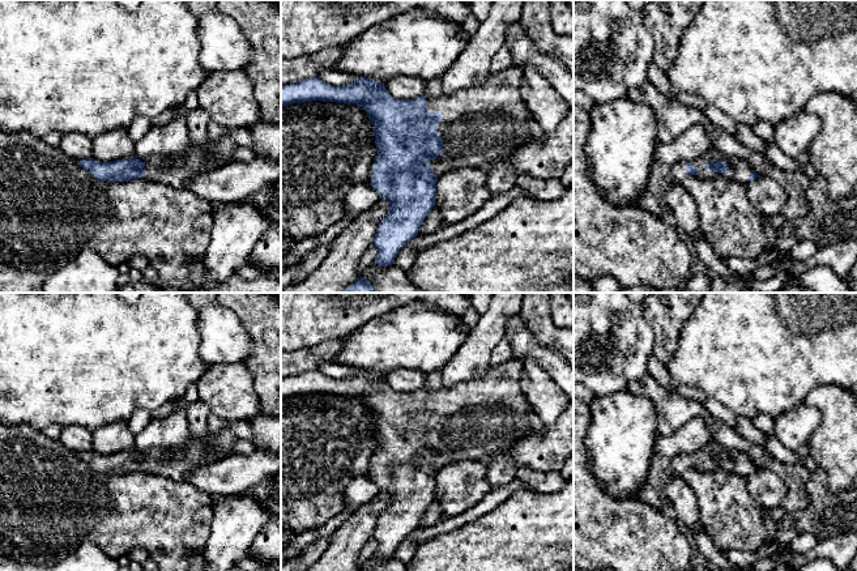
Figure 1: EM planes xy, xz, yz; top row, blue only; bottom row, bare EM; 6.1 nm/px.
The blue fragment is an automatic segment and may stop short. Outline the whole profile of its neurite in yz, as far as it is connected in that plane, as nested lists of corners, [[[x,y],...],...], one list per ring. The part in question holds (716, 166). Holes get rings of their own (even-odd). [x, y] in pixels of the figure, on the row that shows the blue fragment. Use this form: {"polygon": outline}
{"polygon": [[[716,148],[692,162],[678,161],[671,165],[669,183],[679,184],[690,175],[696,175],[700,179],[726,178],[743,184],[760,178],[747,162],[737,157],[726,157]]]}

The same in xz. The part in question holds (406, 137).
{"polygon": [[[516,65],[499,73],[491,73],[478,86],[453,94],[442,94],[434,98],[421,95],[414,99],[396,99],[387,91],[383,82],[366,77],[357,77],[353,84],[341,86],[333,86],[319,77],[312,77],[290,85],[281,85],[281,107],[291,103],[323,101],[353,103],[364,108],[370,122],[374,124],[375,145],[378,150],[374,162],[375,167],[371,170],[370,186],[380,197],[389,203],[388,213],[379,222],[374,238],[374,246],[378,248],[378,256],[374,264],[388,267],[393,264],[397,252],[418,235],[419,226],[434,209],[436,182],[443,174],[460,167],[481,167],[496,158],[509,155],[520,145],[533,139],[529,124],[534,118],[520,94],[521,80],[523,69]]]}

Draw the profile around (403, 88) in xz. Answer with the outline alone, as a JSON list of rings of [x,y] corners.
[[[397,77],[384,82],[387,91],[396,99],[414,99],[423,95],[425,81],[413,77]]]

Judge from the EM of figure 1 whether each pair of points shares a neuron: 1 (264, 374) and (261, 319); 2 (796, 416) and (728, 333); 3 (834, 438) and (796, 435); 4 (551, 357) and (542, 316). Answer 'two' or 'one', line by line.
1: one
2: two
3: two
4: two

